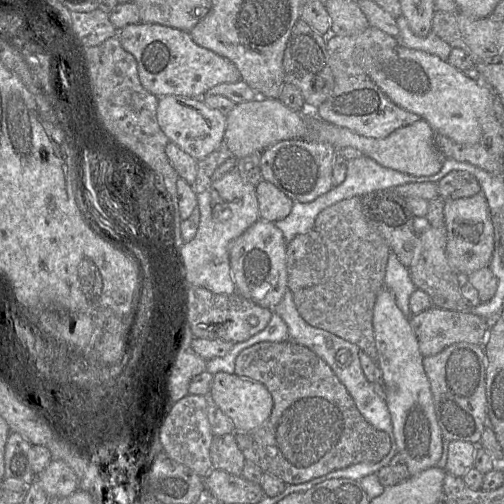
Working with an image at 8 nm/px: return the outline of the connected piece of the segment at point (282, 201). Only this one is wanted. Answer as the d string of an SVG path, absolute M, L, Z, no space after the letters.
M261 180L256 185L256 196L260 219L276 222L285 219L294 202L268 181Z

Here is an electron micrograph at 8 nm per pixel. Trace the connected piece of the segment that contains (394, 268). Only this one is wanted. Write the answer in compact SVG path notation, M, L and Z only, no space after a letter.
M392 251L388 256L384 287L392 292L398 308L406 317L410 318L412 314L409 308L409 300L417 288L411 280L409 269L399 261Z

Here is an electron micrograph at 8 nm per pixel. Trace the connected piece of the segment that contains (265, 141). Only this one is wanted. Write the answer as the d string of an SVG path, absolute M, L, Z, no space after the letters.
M257 97L236 104L226 115L224 144L235 158L242 159L255 152L263 152L279 141L304 138L306 131L306 118L302 111L291 110L278 98Z

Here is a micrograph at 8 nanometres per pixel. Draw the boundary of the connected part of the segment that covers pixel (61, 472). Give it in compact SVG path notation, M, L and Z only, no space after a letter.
M51 460L37 481L50 498L67 498L78 489L74 471L63 461Z

